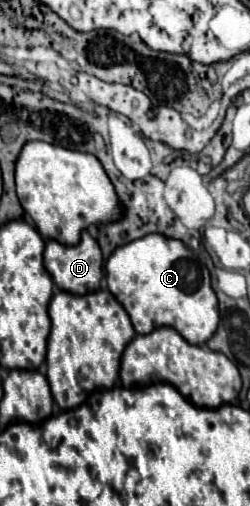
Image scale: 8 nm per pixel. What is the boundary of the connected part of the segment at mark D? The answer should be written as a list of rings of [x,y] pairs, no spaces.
[[[84,231],[82,233],[82,241],[74,247],[68,245],[60,245],[56,241],[48,241],[46,243],[46,251],[44,251],[44,265],[46,271],[52,275],[56,287],[62,291],[66,289],[66,293],[94,293],[100,289],[100,281],[102,281],[102,253],[100,247],[96,243],[96,239]]]

